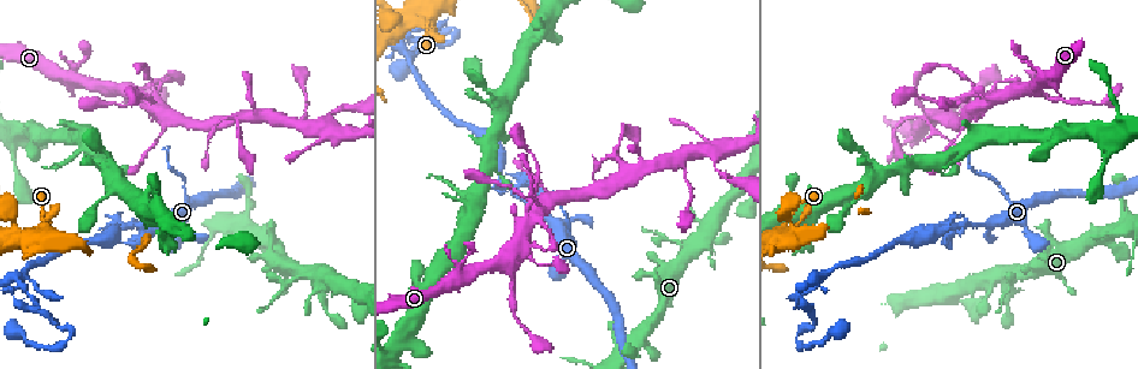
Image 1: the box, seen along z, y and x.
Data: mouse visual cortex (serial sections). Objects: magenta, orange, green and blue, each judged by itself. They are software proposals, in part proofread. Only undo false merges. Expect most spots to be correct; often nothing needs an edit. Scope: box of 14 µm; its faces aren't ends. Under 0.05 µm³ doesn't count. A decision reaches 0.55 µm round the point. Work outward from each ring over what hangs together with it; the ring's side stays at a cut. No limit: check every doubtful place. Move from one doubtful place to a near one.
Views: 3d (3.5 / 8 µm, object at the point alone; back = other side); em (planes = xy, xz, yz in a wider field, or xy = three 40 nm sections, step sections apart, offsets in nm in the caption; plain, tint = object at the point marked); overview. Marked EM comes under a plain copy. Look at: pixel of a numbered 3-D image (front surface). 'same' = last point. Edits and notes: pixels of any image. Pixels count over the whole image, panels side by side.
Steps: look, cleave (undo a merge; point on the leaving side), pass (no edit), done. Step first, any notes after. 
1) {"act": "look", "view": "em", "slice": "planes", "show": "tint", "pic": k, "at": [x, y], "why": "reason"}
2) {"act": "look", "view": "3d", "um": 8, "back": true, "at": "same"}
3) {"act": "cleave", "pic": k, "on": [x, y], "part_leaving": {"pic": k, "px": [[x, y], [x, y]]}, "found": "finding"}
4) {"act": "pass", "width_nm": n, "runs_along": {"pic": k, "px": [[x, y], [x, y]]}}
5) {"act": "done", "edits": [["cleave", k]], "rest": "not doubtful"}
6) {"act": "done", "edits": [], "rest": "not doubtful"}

{"act": "look", "view": "3d", "um": 3.5, "pic": 1, "at": [607, 156], "why": "abrupt turn"}

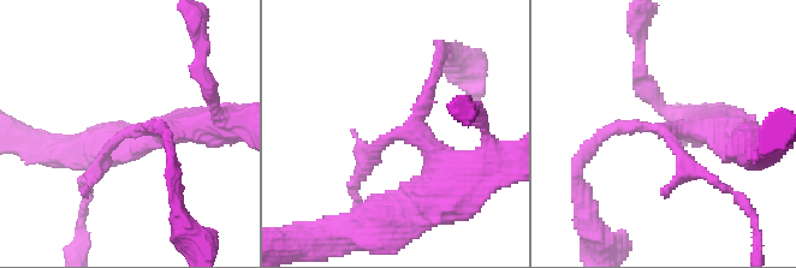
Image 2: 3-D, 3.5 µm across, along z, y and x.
{"act": "look", "view": "em", "slice": "xy", "step": 2, "show": "tint", "pic": 2, "at": [663, 133], "arms": 3, "arm_widths_nm": [200, 200, 300], "why": "now the EM"}

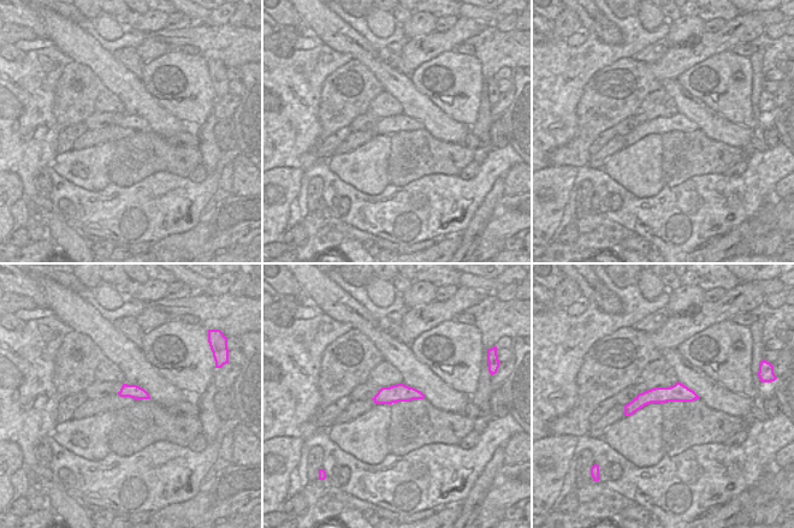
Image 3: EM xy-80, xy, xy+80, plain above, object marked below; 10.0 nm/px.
{"act": "pass", "runs_along": {"pic": 2, "px": [[178, 127], [126, 131], [85, 179]]}, "found": "one cell here"}

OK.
{"act": "look", "view": "3d", "um": 8, "pic": 1, "at": [12, 295], "why": "a narrow waist"}

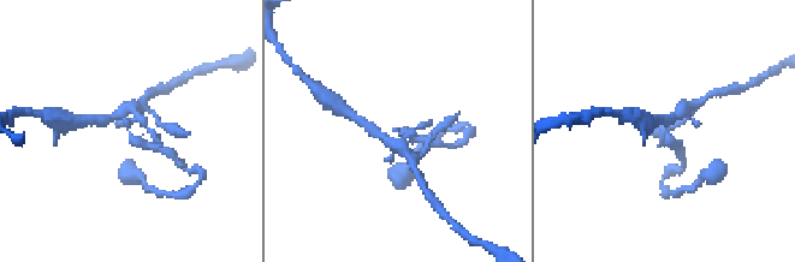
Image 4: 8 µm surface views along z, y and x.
{"act": "look", "view": "em", "slice": "xy", "step": 3, "show": "tint", "pic": 4, "at": [396, 129]}

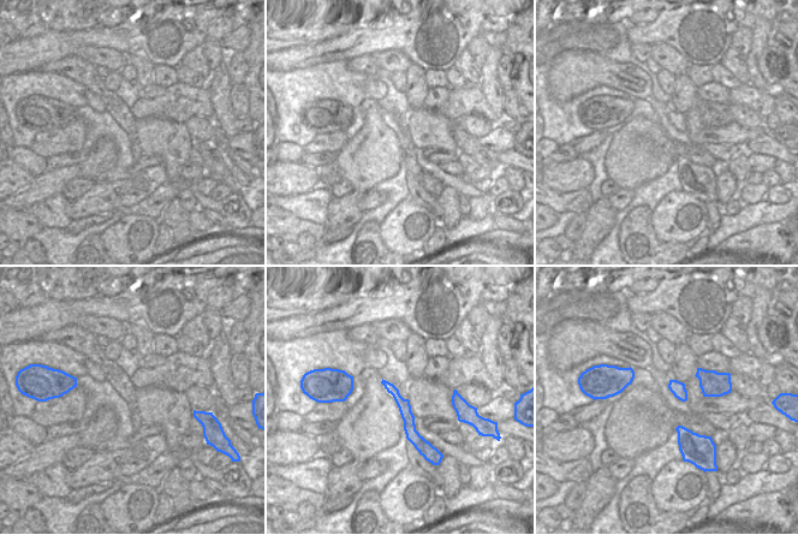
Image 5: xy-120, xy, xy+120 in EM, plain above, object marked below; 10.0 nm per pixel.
{"act": "pass", "runs_along": {"pic": 4, "px": [[132, 107], [129, 135], [155, 148]]}, "found": "continuous, no second cell"}

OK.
{"act": "look", "view": "3d", "um": 8, "pic": 1, "at": [795, 338], "why": "abrupt turn"}

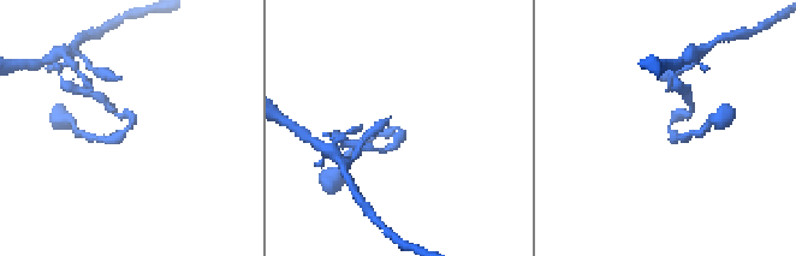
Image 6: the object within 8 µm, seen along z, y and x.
{"act": "look", "view": "em", "slice": "xy", "step": 1, "show": "tint", "pic": 6, "at": [399, 128], "why": "now the EM"}

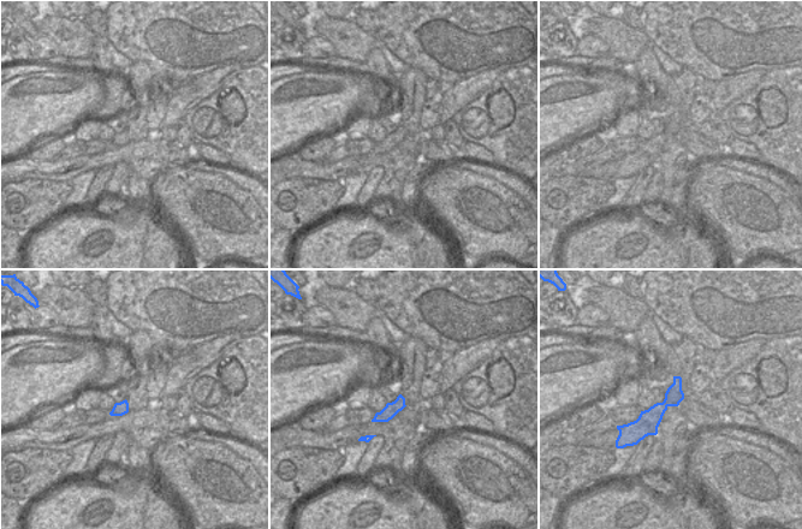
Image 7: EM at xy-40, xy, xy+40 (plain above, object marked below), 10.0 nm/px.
{"act": "pass", "arm_widths_nm": [200, 250], "runs_along": {"pic": 6, "px": [[120, 113], [131, 125], [99, 140]]}, "found": "one cell here"}

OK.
{"act": "done", "edits": [], "rest": "not doubtful"}

